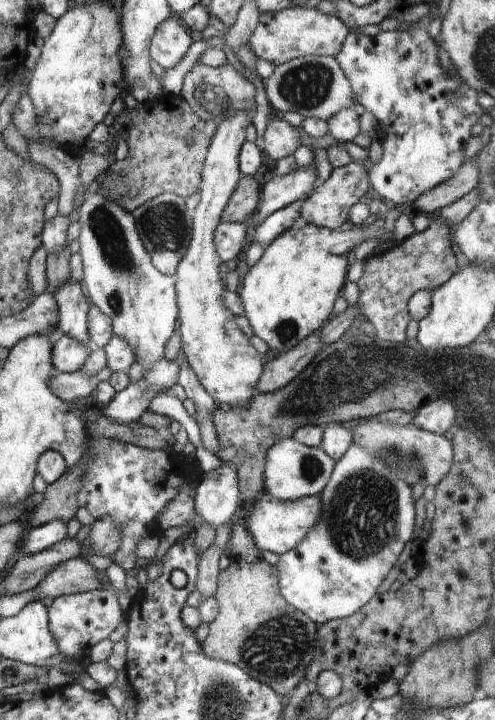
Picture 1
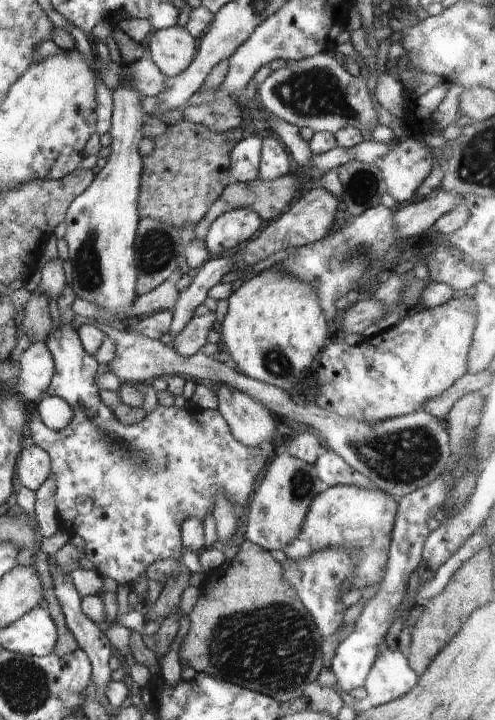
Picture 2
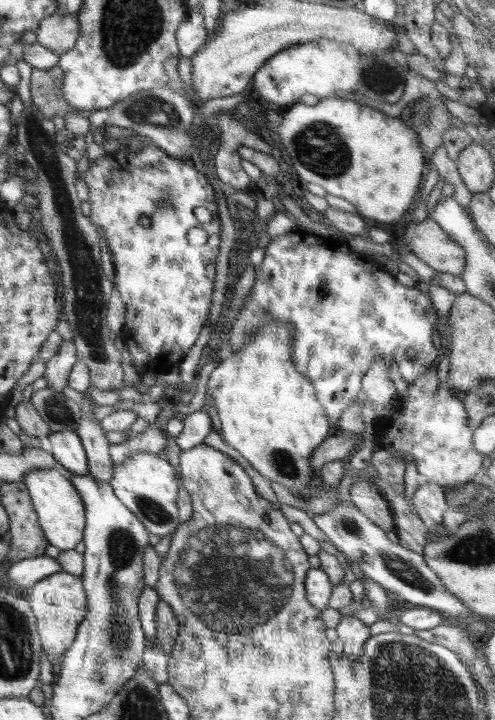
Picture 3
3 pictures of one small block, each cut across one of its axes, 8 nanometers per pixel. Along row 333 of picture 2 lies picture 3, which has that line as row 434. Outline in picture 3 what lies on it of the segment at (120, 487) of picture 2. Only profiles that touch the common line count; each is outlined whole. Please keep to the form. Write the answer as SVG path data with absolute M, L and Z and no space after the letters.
M51 432L47 437L52 444L52 454L59 469L78 476L89 474L86 452L77 432Z

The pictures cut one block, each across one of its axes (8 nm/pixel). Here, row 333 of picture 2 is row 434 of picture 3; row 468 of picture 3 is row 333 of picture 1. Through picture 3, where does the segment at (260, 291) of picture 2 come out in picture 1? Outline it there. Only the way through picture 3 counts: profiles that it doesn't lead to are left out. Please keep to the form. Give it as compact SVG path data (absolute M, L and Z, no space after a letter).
M306 223L302 228L288 229L277 236L266 246L261 259L249 268L244 282L238 290L245 316L248 318L250 326L252 326L254 334L258 338L262 338L268 344L270 350L274 350L274 352L281 355L294 348L307 336L320 330L334 315L332 311L333 304L344 288L354 248L365 240L378 236L383 227L382 224L375 224L363 230L359 228L333 231L326 227Z

